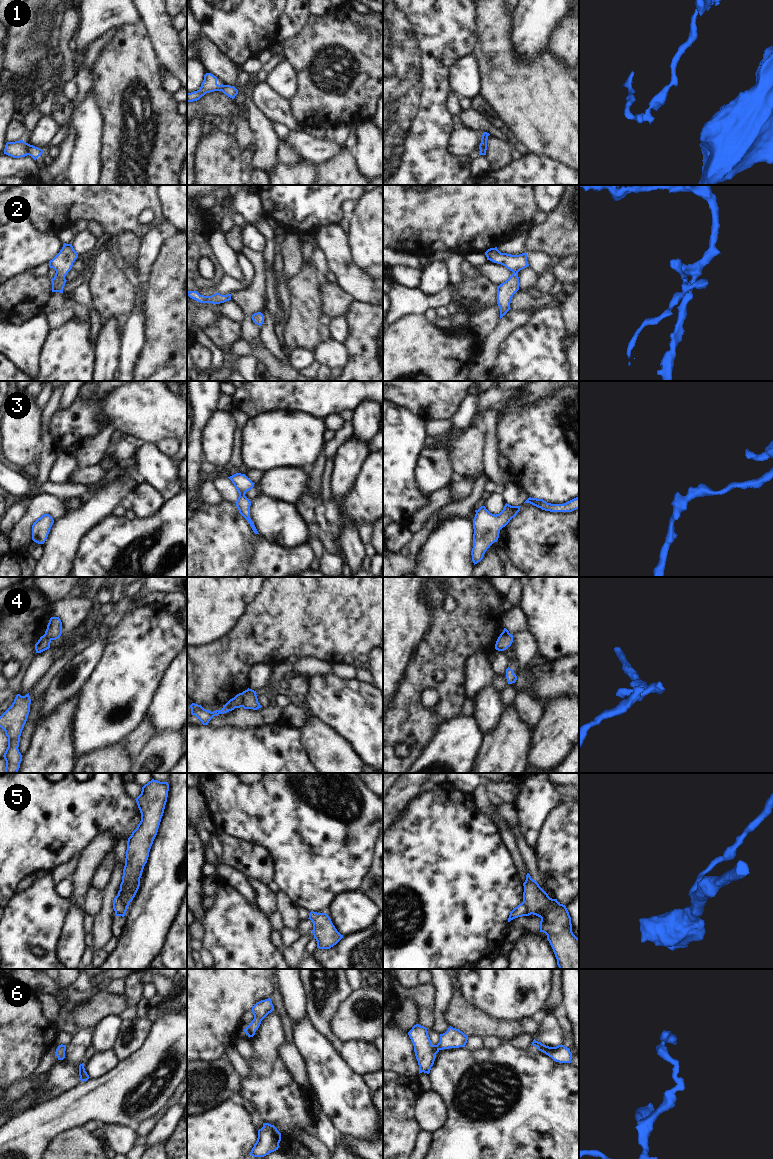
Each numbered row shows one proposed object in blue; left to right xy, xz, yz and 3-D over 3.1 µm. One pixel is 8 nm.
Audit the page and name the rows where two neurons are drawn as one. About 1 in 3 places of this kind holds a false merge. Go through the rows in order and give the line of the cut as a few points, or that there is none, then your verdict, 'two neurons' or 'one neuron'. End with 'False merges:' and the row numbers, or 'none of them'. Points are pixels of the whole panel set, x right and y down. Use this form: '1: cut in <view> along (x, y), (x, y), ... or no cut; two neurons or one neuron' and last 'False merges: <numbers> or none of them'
1: cut in xy along (25, 143), (28, 154); two neurons
2: no cut; one neuron
3: no cut; one neuron
4: cut in xz along (241, 693), (242, 706); two neurons
5: cut in yz along (523, 900), (527, 907), (527, 915); two neurons
6: no cut; one neuron
False merges: 1, 4, 5

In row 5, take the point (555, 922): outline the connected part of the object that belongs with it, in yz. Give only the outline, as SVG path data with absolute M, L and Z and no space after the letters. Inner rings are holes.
M529 873L523 886L527 916L533 914L541 918L540 932L547 935L559 969L579 969L579 939L572 932L566 906L550 898Z

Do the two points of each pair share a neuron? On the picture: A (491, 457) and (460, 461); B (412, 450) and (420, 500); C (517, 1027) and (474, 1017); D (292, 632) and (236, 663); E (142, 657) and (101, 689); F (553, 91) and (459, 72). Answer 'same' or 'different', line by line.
A: different
B: same
C: same
D: same
E: same
F: different

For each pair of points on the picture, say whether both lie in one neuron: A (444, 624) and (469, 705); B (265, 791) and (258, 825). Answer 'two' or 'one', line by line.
A: two
B: one

